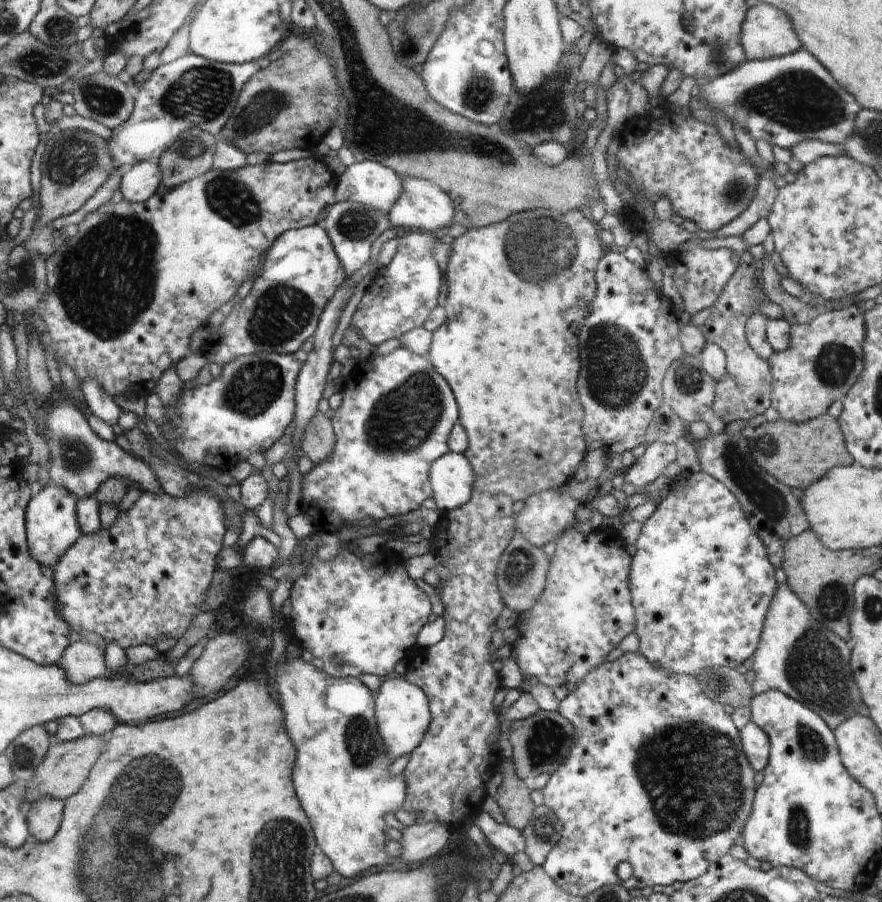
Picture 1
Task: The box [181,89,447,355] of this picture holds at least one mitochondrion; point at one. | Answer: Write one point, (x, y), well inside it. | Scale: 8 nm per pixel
(282, 311)

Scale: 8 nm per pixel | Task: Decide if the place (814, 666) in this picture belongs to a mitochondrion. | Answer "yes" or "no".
yes

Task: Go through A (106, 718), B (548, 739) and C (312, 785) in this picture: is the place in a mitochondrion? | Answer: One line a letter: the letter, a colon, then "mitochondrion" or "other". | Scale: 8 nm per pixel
A: other
B: mitochondrion
C: other

